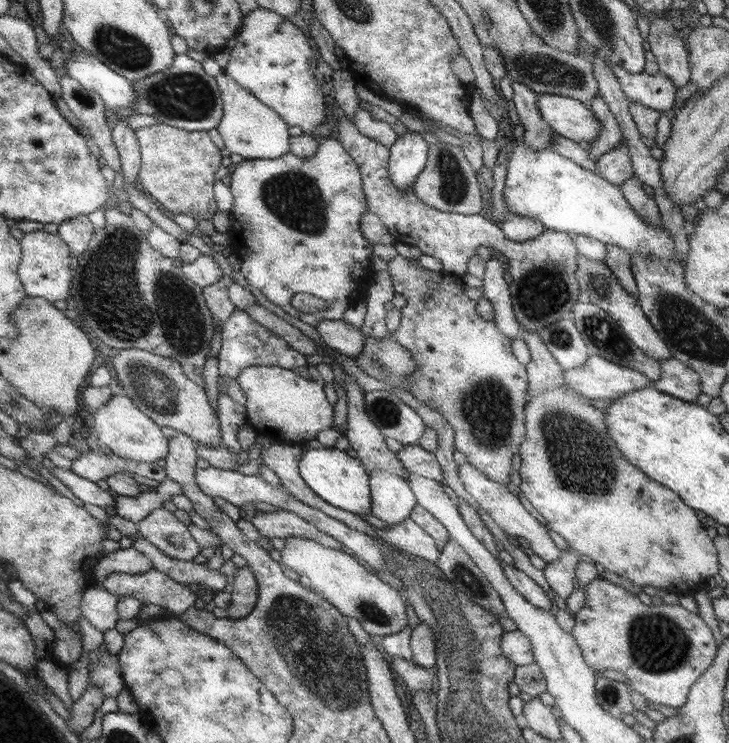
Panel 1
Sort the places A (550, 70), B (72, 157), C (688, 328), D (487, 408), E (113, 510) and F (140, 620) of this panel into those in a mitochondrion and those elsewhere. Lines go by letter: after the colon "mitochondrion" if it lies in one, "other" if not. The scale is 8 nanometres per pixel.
A: mitochondrion
B: mitochondrion
C: mitochondrion
D: mitochondrion
E: other
F: other

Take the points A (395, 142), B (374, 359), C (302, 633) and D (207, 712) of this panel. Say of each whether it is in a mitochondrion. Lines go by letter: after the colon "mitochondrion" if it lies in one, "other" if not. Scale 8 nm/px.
A: other
B: mitochondrion
C: mitochondrion
D: other

